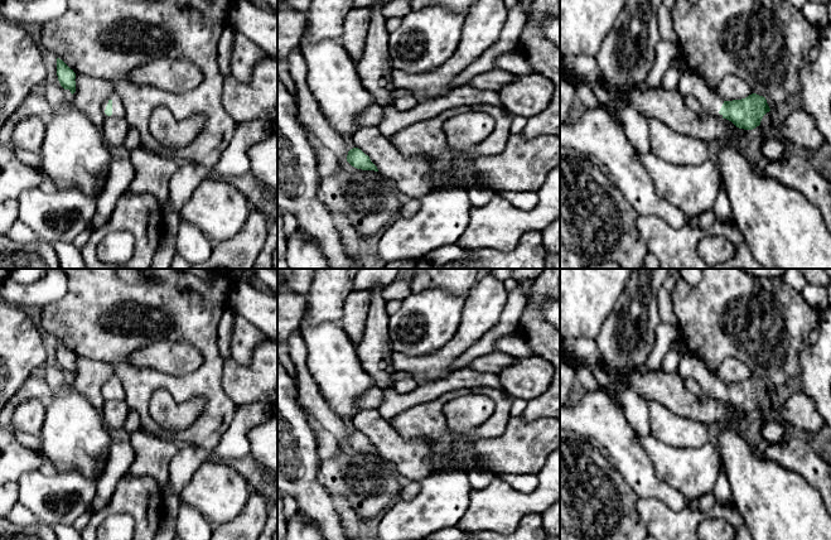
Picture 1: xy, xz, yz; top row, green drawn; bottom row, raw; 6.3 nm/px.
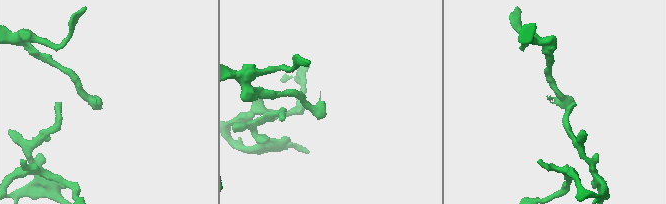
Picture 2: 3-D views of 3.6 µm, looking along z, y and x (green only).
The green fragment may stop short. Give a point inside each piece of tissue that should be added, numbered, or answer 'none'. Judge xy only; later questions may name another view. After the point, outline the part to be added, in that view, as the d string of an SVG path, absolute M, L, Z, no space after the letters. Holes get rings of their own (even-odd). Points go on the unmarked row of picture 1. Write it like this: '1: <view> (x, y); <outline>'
1: xy (117, 391); M111 377L101 389L105 401L107 400L125 400L125 392L121 381L117 377Z

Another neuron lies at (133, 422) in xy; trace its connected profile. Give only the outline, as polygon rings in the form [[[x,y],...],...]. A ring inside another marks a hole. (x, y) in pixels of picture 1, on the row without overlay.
[[[134,410],[129,411],[122,429],[127,431],[129,434],[140,429],[140,416],[137,415],[136,411]]]

